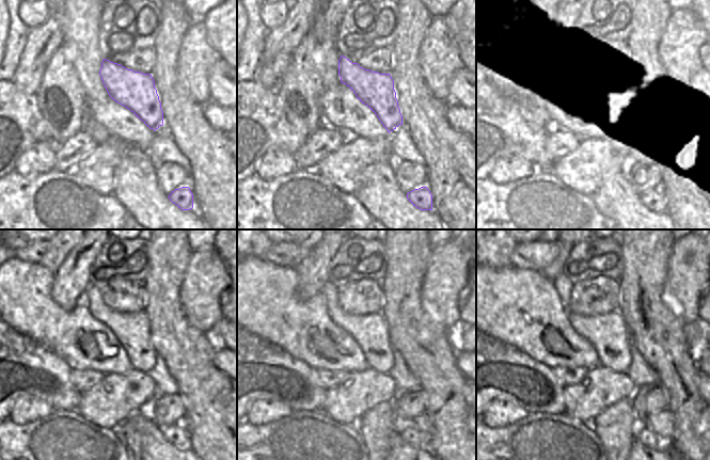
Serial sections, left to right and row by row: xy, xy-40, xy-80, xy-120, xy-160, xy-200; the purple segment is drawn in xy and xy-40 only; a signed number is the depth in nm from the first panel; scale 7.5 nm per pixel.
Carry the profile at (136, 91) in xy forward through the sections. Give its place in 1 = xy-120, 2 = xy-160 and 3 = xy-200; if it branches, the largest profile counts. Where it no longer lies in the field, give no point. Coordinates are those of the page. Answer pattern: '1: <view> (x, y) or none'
1: xy-120 (132, 330)
2: xy-160 (371, 332)
3: xy-200 (608, 333)

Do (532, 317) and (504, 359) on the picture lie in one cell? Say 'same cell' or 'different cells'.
different cells

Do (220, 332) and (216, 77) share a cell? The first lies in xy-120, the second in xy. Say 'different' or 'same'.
same

